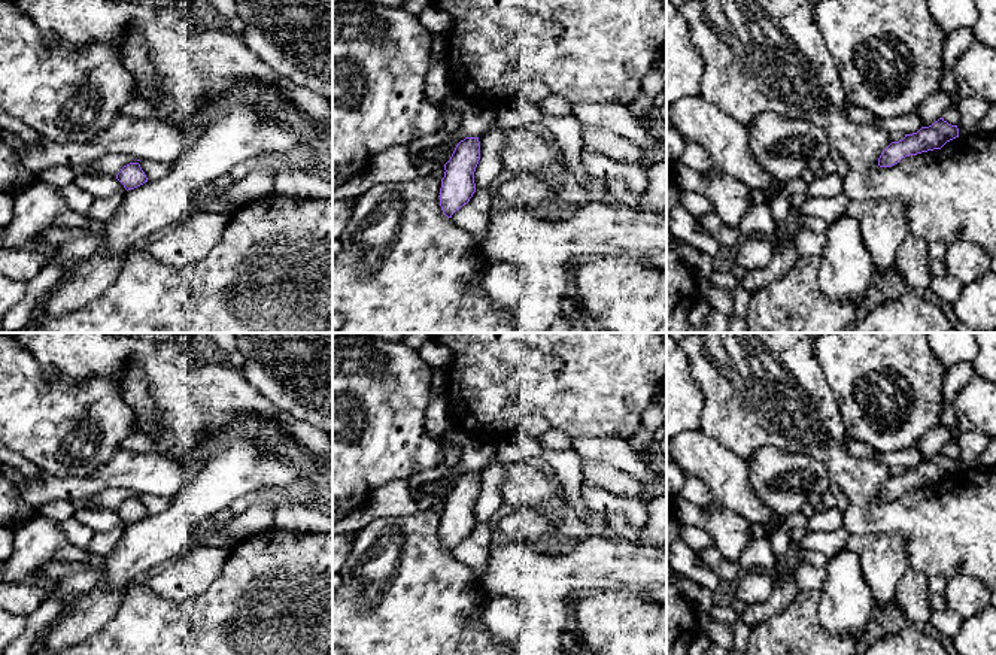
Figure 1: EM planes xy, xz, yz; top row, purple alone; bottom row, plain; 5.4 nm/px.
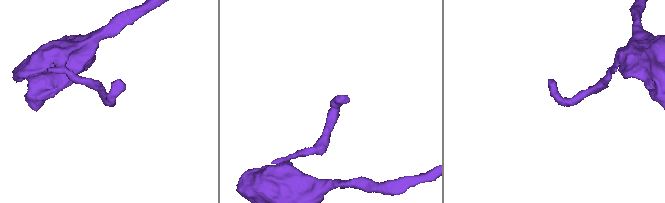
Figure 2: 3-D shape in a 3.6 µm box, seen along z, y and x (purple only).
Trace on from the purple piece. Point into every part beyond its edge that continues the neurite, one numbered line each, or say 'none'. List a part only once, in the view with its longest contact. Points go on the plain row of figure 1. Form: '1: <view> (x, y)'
none

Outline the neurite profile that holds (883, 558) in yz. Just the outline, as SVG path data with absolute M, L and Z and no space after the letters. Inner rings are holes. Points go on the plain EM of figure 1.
M898 533L851 536L844 549L857 555L875 603L893 603L898 585L910 568L904 537Z

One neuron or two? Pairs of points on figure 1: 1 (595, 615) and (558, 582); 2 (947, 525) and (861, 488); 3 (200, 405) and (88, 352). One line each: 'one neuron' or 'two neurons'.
1: two neurons
2: one neuron
3: one neuron

